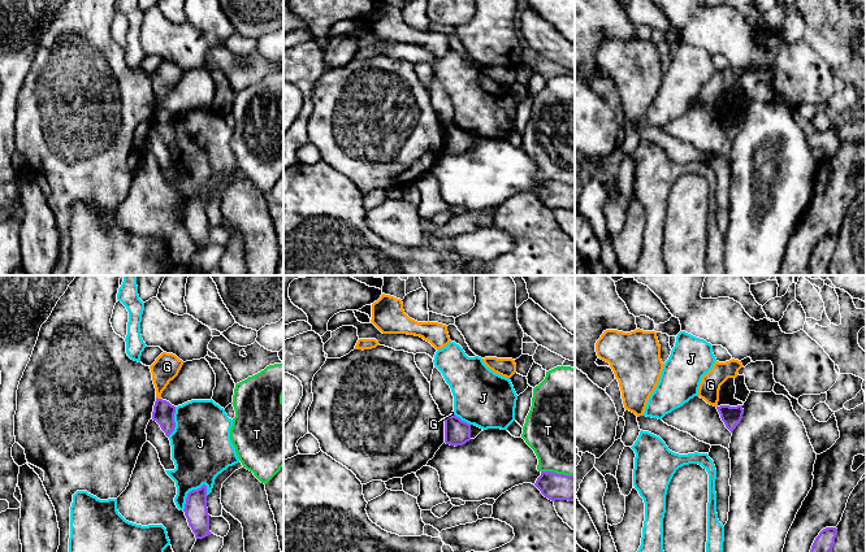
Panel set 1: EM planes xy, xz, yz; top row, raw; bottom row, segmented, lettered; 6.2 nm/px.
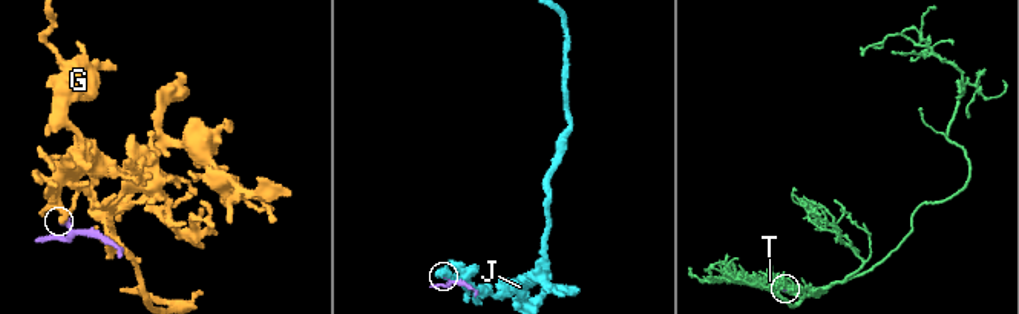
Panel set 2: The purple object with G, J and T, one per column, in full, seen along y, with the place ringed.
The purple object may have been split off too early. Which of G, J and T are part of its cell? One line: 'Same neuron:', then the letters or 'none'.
Same neuron: none

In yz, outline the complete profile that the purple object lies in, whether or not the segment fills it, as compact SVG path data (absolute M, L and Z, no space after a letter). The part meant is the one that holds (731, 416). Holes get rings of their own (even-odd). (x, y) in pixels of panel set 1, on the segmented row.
M720 405L716 407L716 409L726 427L732 433L742 418L744 414L742 405L737 407Z

